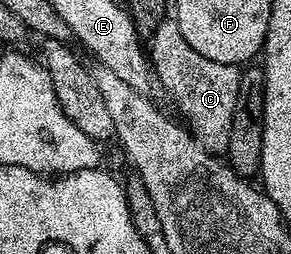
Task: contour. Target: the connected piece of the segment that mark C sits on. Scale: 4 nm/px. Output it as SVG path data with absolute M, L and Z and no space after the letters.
M173 18L162 20L149 38L149 59L158 83L183 111L182 119L189 125L199 145L212 154L226 153L229 130L233 130L233 110L237 107L240 69L236 65L213 62L197 54Z

